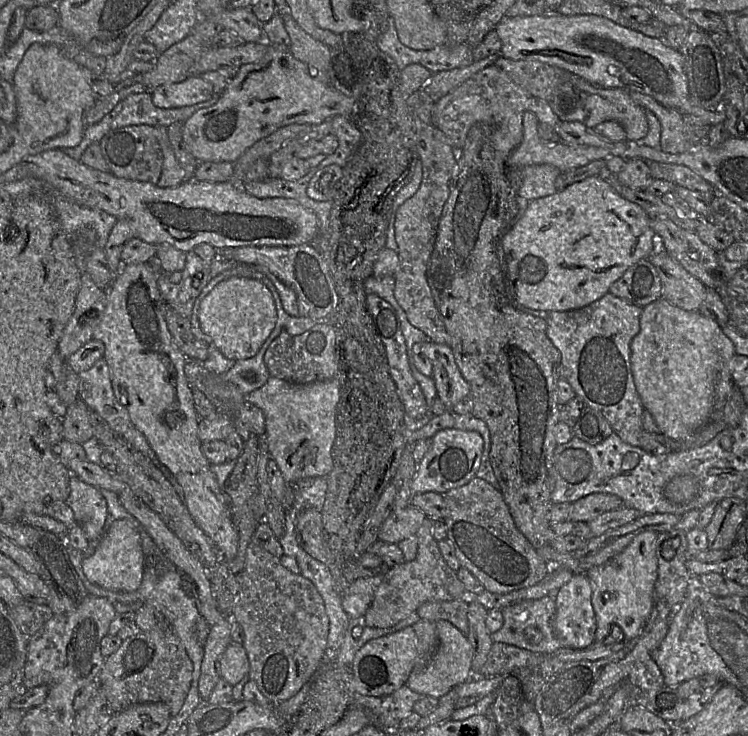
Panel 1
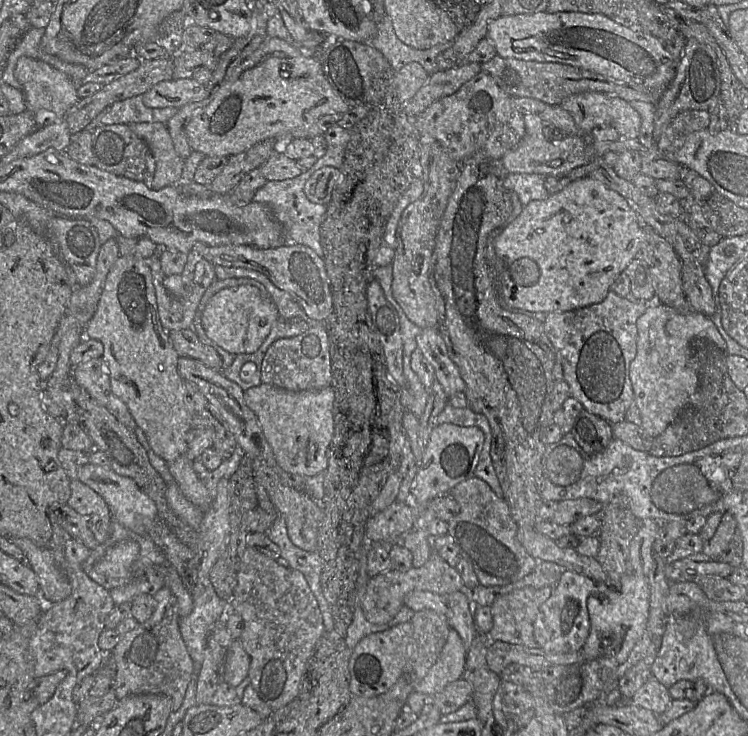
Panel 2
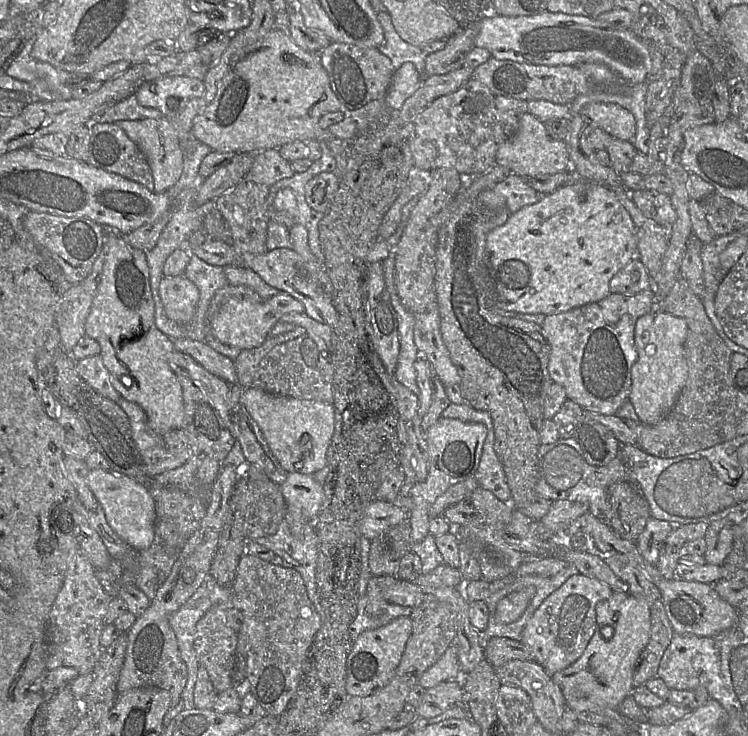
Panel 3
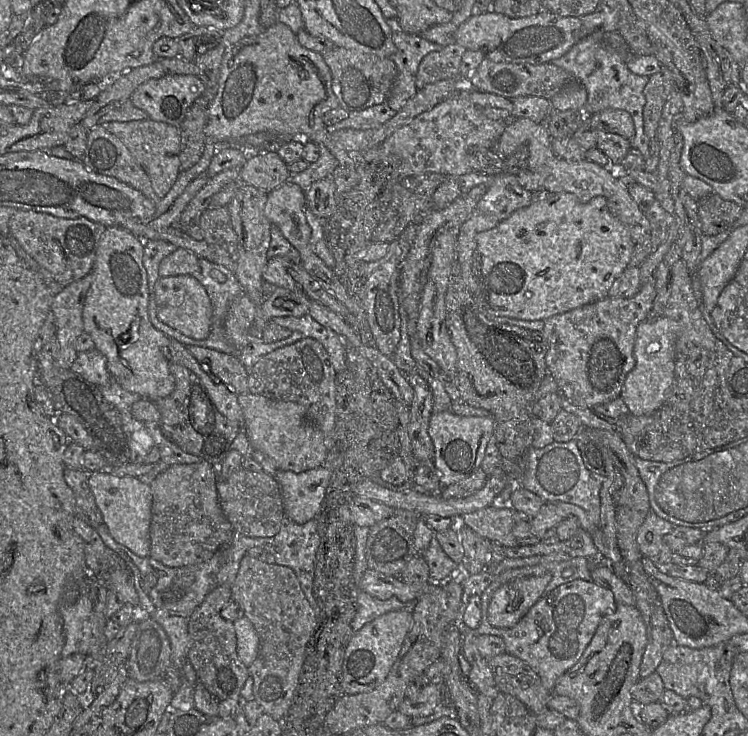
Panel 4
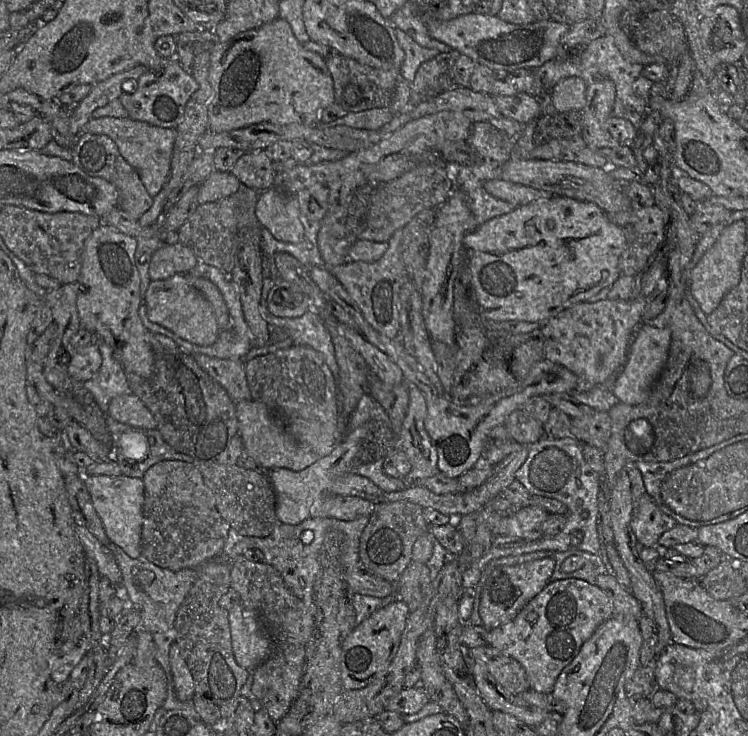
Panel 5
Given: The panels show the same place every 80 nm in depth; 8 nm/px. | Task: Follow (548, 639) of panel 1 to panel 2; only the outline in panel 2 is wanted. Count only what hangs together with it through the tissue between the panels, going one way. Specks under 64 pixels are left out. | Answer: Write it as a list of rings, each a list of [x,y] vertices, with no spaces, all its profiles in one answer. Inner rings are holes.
[[[546,586],[540,589],[524,587],[498,597],[491,605],[493,627],[485,634],[487,647],[495,641],[504,641],[528,648],[539,648],[534,638],[534,622],[541,606],[551,597],[553,592],[554,586]]]

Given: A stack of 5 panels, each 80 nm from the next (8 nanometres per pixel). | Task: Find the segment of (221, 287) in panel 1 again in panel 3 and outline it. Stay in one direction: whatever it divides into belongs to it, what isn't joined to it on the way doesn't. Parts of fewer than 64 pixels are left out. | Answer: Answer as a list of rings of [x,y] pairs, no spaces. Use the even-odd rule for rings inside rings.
[[[284,291],[261,303],[245,298],[233,297],[227,300],[210,320],[210,333],[222,344],[241,350],[256,348],[269,337],[270,330],[282,316],[305,312],[304,305]]]

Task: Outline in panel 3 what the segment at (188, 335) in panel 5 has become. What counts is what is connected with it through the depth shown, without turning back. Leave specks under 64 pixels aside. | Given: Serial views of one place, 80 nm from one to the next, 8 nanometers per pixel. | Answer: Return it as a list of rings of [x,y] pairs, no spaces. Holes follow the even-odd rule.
[[[183,275],[164,276],[159,296],[166,316],[180,325],[192,321],[200,294],[197,286]]]

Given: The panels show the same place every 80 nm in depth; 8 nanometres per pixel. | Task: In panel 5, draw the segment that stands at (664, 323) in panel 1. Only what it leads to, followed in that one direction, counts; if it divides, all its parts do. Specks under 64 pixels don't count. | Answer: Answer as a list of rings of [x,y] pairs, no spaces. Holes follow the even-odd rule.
[[[646,323],[640,324],[633,337],[627,362],[612,386],[612,392],[620,402],[636,406],[647,400],[653,383],[667,363],[670,343],[671,332],[669,328],[657,328]]]

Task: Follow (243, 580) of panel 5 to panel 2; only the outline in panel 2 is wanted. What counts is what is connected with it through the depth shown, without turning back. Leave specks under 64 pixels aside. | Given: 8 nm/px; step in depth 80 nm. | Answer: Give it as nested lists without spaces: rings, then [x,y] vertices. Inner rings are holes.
[[[247,547],[228,610],[238,613],[243,619],[244,630],[239,640],[250,657],[248,677],[258,696],[273,711],[292,702],[300,691],[308,659],[325,631],[317,599],[305,576],[300,571],[284,567],[258,550]]]

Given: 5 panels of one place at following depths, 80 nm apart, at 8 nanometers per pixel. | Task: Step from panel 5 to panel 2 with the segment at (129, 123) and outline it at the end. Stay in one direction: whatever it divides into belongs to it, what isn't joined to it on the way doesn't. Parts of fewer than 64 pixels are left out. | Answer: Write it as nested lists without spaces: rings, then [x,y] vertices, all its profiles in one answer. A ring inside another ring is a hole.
[[[140,122],[128,124],[130,129],[150,148],[156,162],[153,189],[177,185],[181,181],[185,160],[176,152],[165,123]]]

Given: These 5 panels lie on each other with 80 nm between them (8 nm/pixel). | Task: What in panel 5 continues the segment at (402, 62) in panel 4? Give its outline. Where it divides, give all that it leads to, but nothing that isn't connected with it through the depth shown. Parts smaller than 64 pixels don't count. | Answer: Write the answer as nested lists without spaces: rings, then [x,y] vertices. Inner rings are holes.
[[[399,28],[395,30],[397,40],[405,52],[405,58],[399,70],[399,76],[404,81],[411,83],[414,80],[419,66],[440,52],[420,46],[410,35]]]

